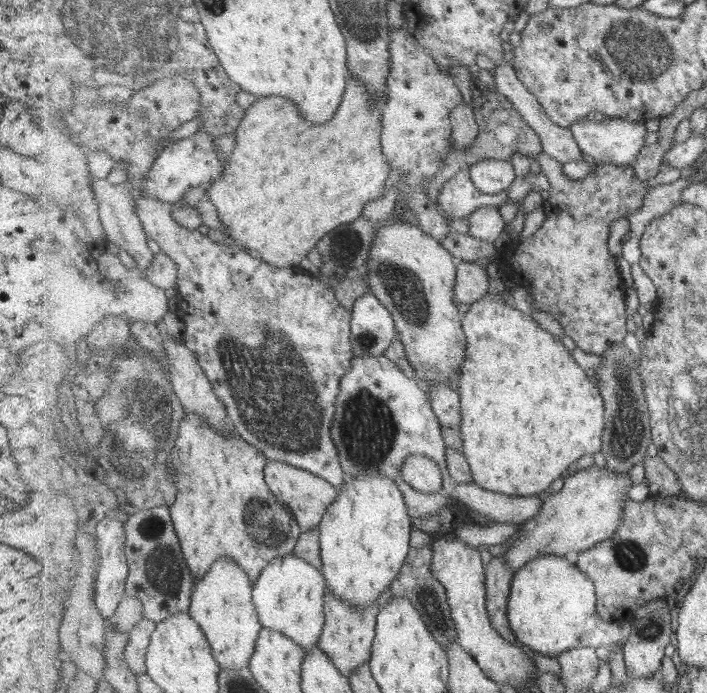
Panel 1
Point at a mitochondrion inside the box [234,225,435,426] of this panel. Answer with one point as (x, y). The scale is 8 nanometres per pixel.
(346, 244)

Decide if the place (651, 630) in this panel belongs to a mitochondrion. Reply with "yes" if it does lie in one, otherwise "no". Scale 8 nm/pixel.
yes

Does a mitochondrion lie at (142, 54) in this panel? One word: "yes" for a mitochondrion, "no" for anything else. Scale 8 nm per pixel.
yes

